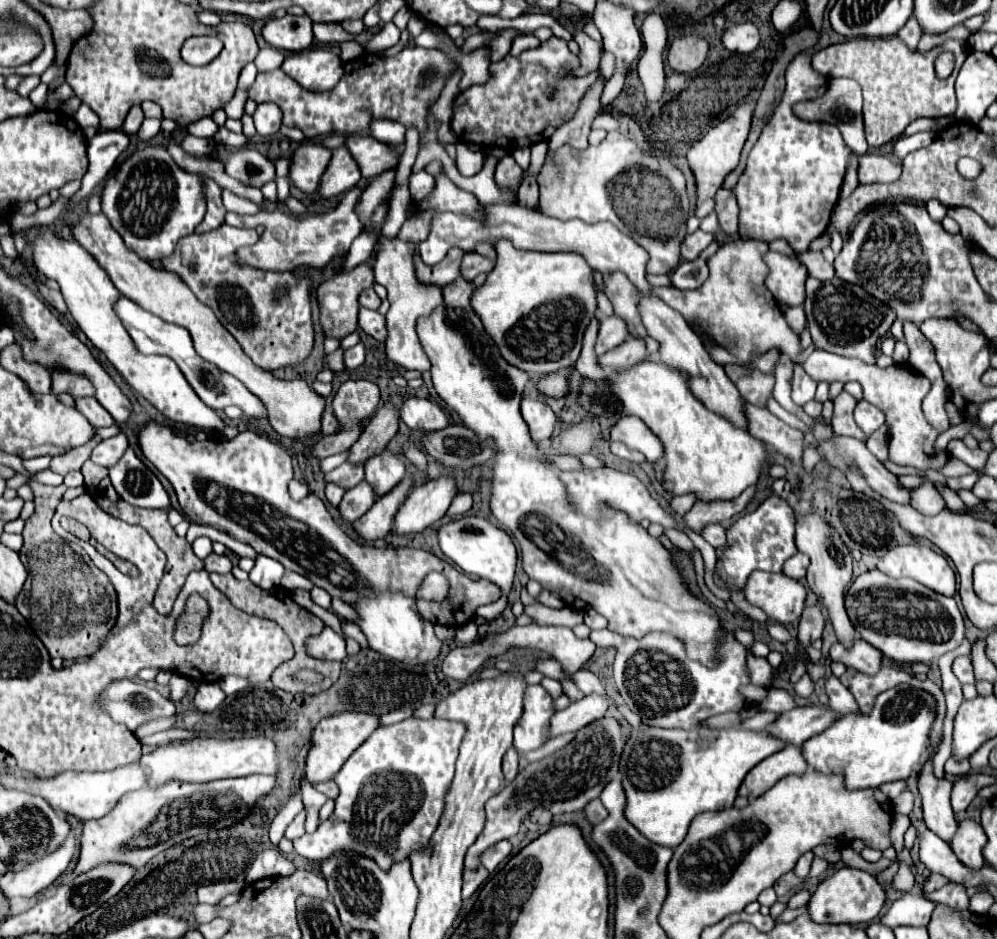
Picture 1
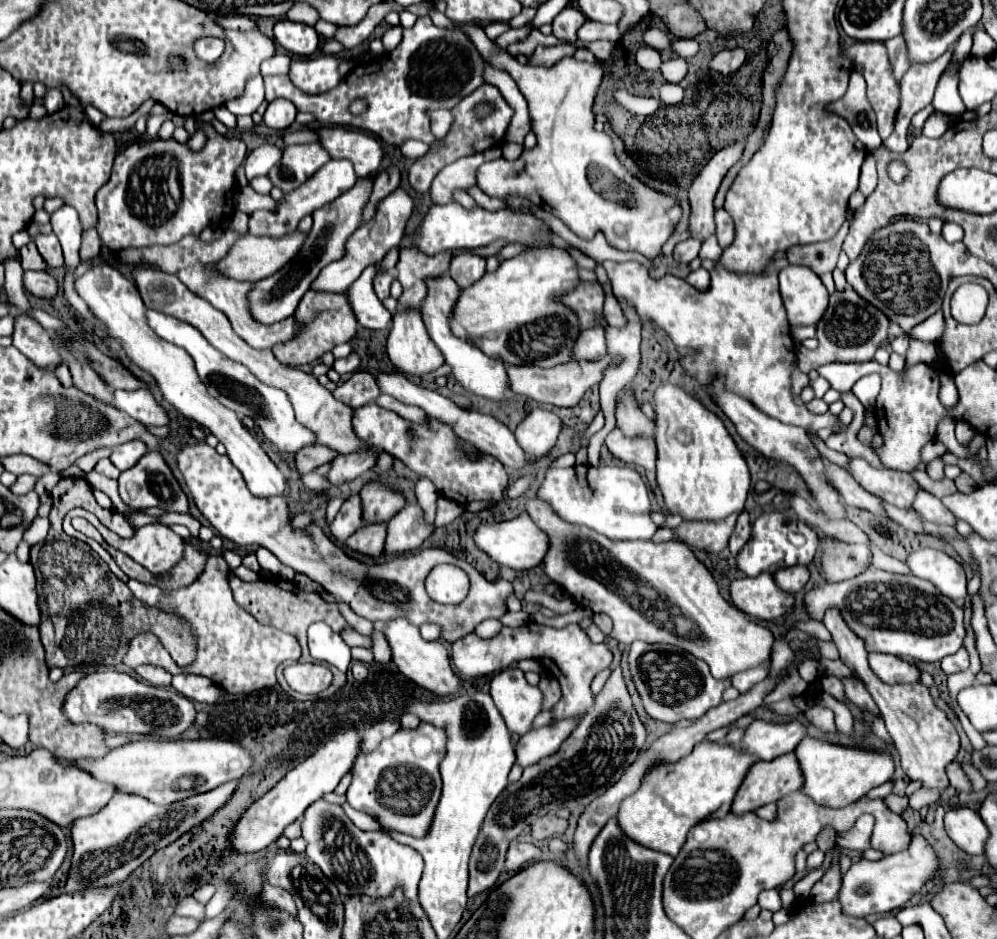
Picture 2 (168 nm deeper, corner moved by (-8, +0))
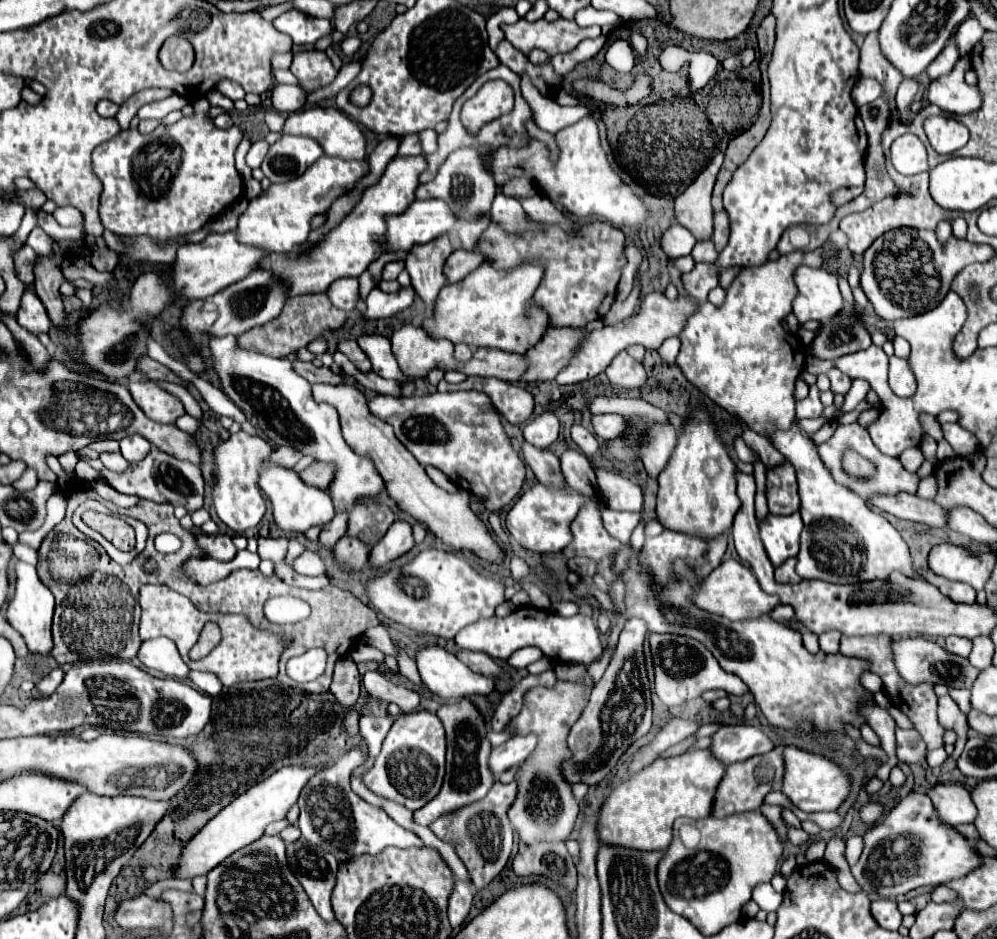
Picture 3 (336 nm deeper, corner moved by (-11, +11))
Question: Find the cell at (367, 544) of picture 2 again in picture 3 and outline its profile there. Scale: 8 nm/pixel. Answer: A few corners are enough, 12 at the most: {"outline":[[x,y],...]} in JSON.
{"outline":[[344,535],[334,549],[346,569],[362,569],[370,549]]}

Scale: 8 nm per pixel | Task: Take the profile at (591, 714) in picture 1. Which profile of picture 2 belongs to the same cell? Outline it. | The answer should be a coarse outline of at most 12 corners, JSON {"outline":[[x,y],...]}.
{"outline":[[557,720],[515,744],[515,764],[527,768],[557,752],[579,720]]}

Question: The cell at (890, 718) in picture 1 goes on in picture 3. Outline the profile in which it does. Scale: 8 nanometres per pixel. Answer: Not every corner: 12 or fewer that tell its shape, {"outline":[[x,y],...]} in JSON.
{"outline":[[784,747],[782,791],[802,811],[834,811],[848,771],[826,755]]}

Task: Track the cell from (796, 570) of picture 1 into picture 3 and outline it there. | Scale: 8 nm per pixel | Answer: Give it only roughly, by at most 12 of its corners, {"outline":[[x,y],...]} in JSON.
{"outline":[[796,557],[776,567],[778,583],[800,583]]}

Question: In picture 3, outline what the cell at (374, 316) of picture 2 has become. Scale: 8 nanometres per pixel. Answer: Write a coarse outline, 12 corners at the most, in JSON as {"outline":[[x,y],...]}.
{"outline":[[338,279],[328,289],[334,307],[348,313],[362,301],[358,279]]}

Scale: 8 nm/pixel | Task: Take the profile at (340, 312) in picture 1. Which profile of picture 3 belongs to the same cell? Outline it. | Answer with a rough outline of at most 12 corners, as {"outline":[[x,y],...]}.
{"outline":[[326,293],[296,295],[272,323],[238,337],[240,347],[290,357],[348,313]]}

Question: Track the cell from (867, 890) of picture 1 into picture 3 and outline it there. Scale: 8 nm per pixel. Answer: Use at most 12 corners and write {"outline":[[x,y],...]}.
{"outline":[[922,793],[864,833],[852,875],[884,899],[980,865]]}

